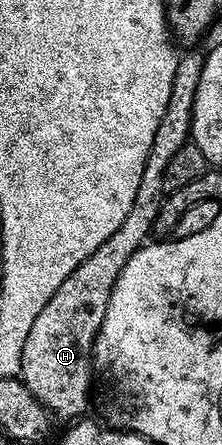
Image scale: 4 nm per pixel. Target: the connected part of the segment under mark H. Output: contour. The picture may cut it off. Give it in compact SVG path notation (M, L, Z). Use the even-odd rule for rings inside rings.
M187 53L179 57L177 71L173 75L173 87L169 91L169 103L165 103L165 115L157 123L157 131L153 134L153 147L149 147L149 159L145 159L145 171L141 175L141 183L137 187L137 199L133 199L133 207L129 207L129 215L125 215L125 223L105 239L93 251L93 255L86 257L53 291L49 303L41 307L41 315L33 322L33 327L29 327L29 336L25 338L23 348L23 358L21 359L21 371L18 376L21 378L27 390L36 397L47 410L52 418L60 417L63 423L71 423L82 418L83 404L87 401L87 384L91 381L93 374L93 327L98 327L105 317L105 307L109 307L109 299L125 263L133 254L148 240L147 236L152 236L155 228L161 198L164 196L163 172L169 165L169 159L181 151L181 147L188 144L191 136L191 111L195 102L196 89L199 86L201 77L201 67L203 66L204 54Z

